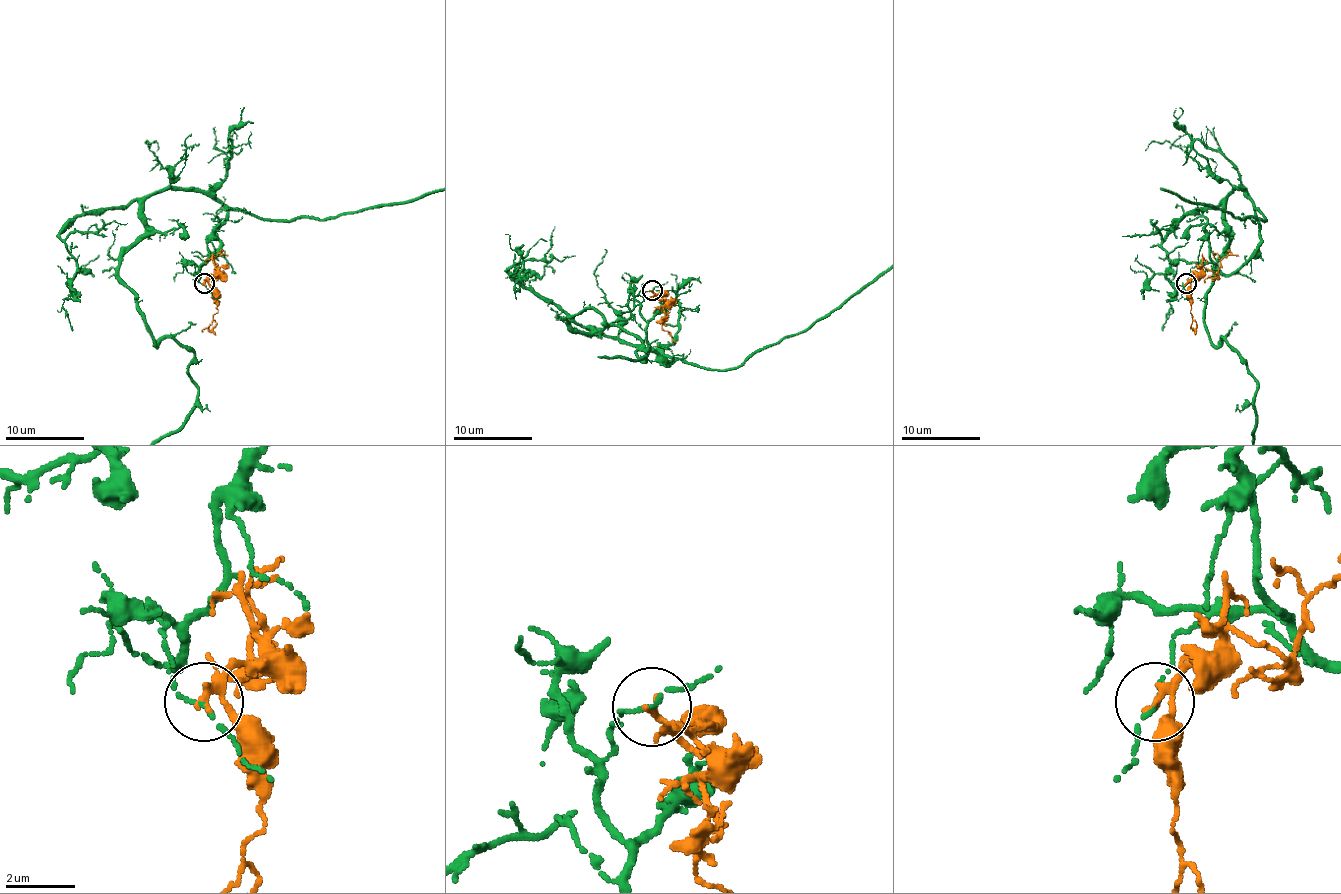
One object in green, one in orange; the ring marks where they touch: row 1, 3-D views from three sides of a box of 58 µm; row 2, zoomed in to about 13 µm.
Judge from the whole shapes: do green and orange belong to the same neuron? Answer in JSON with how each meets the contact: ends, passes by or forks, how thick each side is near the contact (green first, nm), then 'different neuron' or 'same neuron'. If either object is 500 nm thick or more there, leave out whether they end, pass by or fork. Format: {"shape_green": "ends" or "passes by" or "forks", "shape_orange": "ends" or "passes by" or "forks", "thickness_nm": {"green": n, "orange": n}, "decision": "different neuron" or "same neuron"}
{"shape_green": "passes by", "shape_orange": "passes by", "thickness_nm": {"green": 80, "orange": 180}, "decision": "different neuron"}

